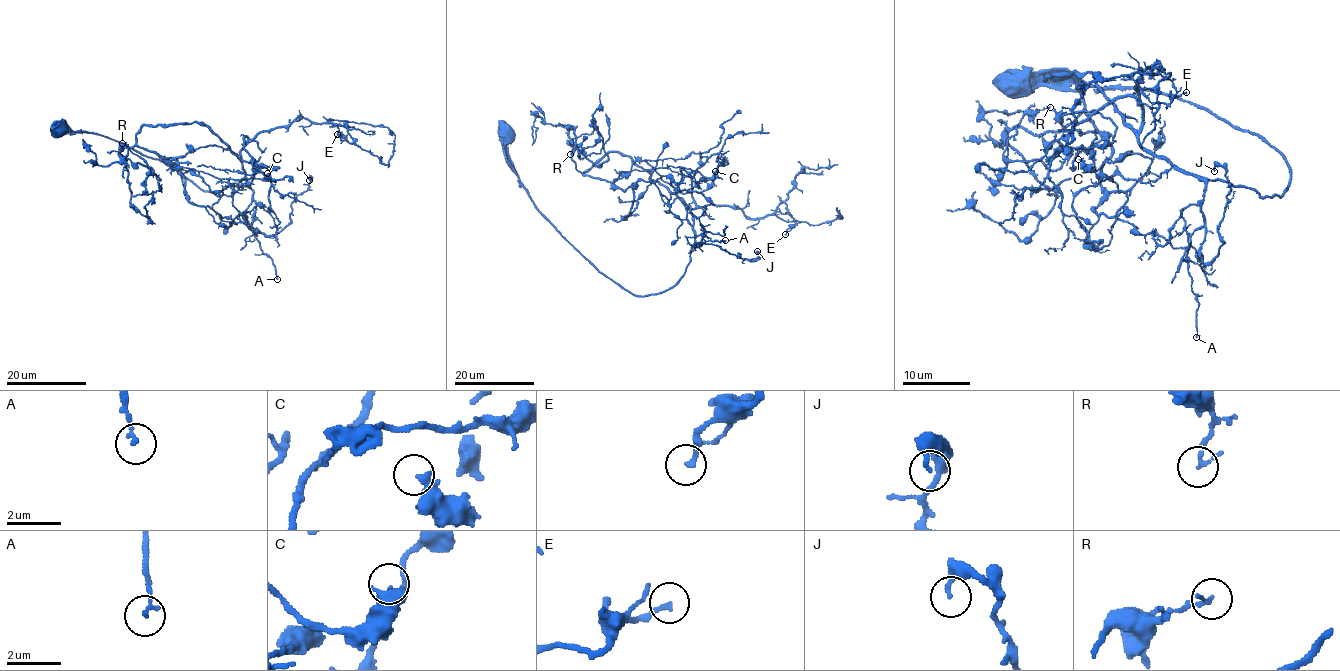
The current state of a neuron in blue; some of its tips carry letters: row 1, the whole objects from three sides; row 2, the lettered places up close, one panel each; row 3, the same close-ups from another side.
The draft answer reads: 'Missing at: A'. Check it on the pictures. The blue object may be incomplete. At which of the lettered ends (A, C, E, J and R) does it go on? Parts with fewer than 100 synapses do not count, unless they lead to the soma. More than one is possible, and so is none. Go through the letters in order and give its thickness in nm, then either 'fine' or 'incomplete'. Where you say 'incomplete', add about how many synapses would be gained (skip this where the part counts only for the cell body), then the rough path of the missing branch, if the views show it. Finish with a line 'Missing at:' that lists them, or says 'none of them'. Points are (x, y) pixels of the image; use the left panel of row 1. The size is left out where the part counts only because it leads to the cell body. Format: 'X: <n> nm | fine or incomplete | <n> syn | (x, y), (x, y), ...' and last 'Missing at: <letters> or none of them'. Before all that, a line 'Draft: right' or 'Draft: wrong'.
Draft: wrong
A: 140 nm | fine
C: 440 nm | fine
E: 180 nm | fine
J: 180 nm | fine
R: 160 nm | fine
Missing at: none of them

